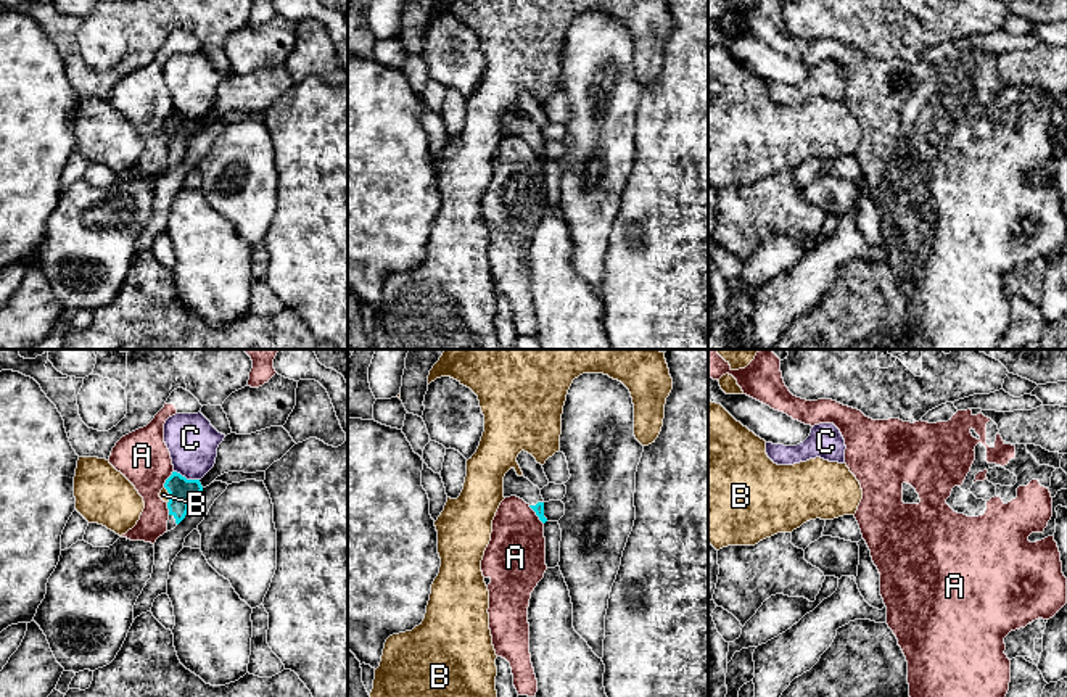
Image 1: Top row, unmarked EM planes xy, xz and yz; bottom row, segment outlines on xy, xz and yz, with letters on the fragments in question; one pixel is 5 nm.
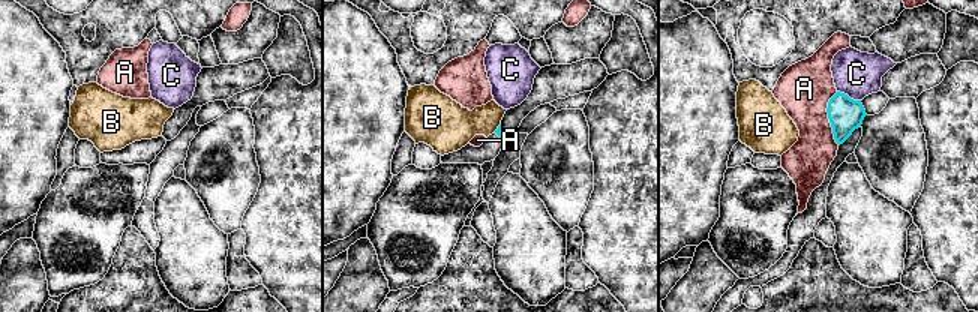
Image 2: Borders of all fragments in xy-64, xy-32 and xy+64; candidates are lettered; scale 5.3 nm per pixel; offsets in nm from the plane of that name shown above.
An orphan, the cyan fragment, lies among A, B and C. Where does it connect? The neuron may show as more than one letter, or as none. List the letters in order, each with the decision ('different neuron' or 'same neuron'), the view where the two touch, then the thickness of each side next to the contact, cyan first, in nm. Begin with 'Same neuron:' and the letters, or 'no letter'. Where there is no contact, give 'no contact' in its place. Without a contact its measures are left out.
Same neuron: no letter
A: different neuron | xz | 50/300 nm
B: different neuron | xy | 130/50 nm
C: different neuron | xy | 130/260 nm

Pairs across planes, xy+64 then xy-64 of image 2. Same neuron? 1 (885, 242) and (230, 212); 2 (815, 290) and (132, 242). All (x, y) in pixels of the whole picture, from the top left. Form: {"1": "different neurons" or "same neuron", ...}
{"1": "different neurons", "2": "same neuron"}

